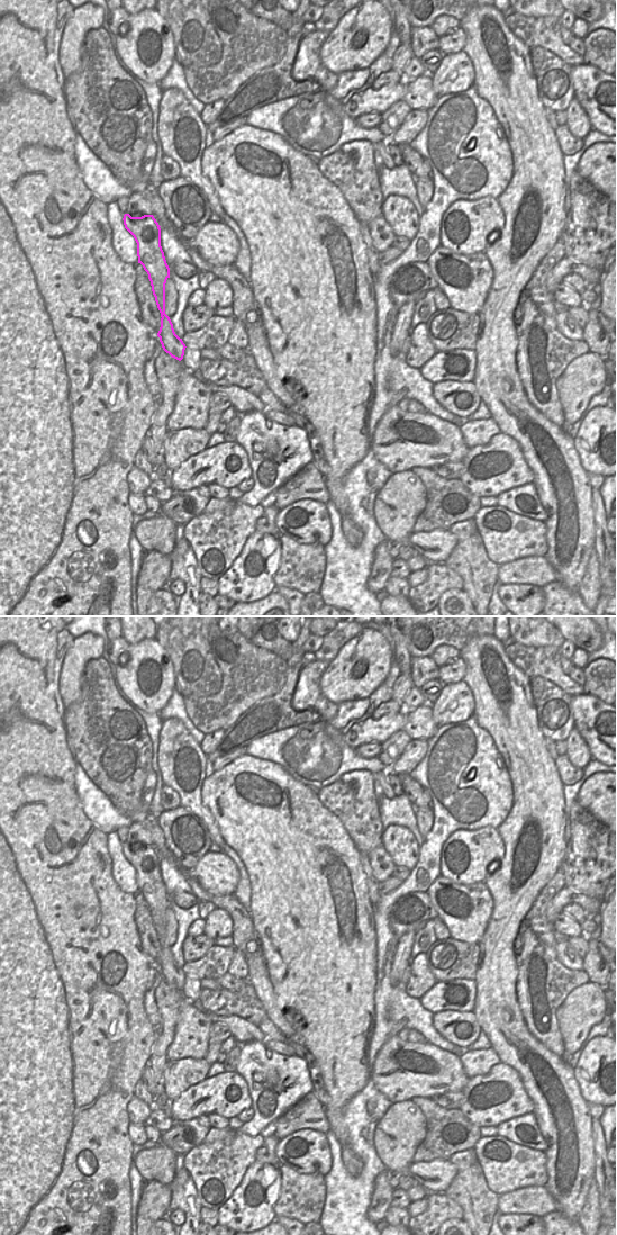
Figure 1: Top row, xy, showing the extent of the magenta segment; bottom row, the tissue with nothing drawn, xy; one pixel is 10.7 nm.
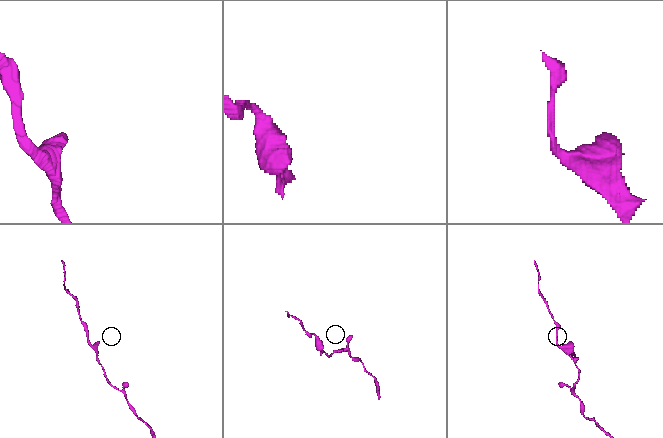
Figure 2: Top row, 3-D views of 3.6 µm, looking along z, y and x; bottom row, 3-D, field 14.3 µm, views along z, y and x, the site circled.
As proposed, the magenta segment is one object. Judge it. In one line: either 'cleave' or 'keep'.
keep

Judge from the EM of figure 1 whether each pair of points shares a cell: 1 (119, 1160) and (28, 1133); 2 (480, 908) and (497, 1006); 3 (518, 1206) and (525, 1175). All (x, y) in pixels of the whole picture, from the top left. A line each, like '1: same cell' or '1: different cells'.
1: same cell
2: different cells
3: different cells

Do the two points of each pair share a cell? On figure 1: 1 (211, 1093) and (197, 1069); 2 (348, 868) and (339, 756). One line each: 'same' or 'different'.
1: different
2: different

